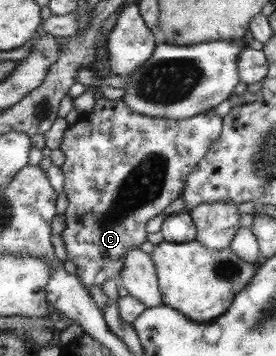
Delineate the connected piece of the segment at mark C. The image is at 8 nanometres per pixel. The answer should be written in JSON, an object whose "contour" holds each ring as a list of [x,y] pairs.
{"contour":[[[105,97],[99,98],[96,101],[95,109],[91,113],[81,115],[79,121],[68,125],[63,135],[63,144],[60,146],[61,151],[65,155],[65,162],[62,164],[61,169],[65,177],[63,190],[68,200],[68,206],[63,213],[67,227],[63,230],[61,238],[65,244],[68,260],[73,262],[77,267],[75,275],[79,277],[79,281],[81,281],[87,290],[95,287],[95,285],[105,285],[109,280],[114,280],[118,284],[120,283],[121,272],[125,270],[125,256],[131,252],[131,249],[137,249],[142,243],[147,241],[147,235],[150,235],[147,233],[149,221],[153,217],[157,217],[159,213],[163,213],[177,197],[182,197],[182,194],[186,191],[188,177],[191,175],[191,172],[198,167],[198,163],[210,152],[211,146],[222,136],[223,130],[224,117],[219,115],[216,108],[180,120],[171,119],[170,117],[151,117],[132,110],[123,97],[114,100]]]}

